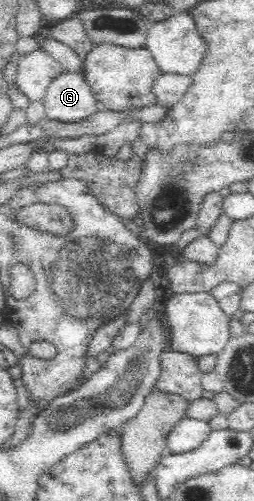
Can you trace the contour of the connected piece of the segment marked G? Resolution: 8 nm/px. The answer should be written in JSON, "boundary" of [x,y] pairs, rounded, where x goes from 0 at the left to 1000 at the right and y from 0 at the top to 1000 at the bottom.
{"boundary":[[[256,144],[217,158],[161,206],[189,238],[260,250],[346,242],[386,224],[378,196],[335,152],[299,146]]]}

